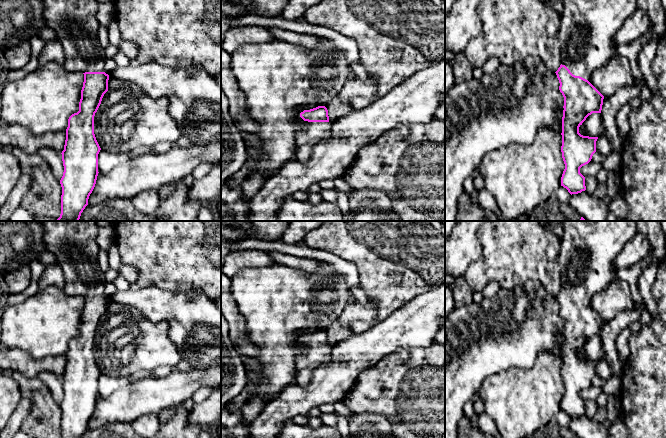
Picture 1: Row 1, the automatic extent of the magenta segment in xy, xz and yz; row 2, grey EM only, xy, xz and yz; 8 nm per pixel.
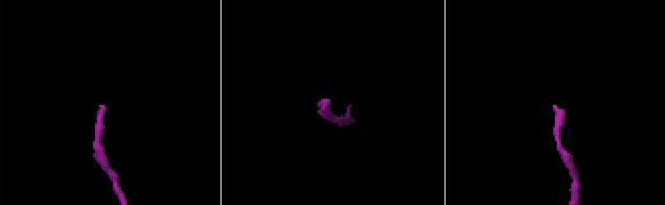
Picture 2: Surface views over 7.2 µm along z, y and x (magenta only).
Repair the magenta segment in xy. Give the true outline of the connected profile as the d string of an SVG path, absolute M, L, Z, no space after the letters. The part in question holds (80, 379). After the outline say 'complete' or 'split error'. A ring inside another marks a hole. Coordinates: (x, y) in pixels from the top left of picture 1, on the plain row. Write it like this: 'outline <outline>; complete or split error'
outline M40 221L44 227L43 241L46 250L56 256L64 278L64 291L84 298L79 335L68 343L66 364L62 375L64 390L60 404L62 411L61 438L81 438L88 429L98 400L98 378L101 374L94 358L94 340L104 318L108 315L109 299L104 296L105 275L97 263L100 250L96 237L99 232L96 221Z; split error

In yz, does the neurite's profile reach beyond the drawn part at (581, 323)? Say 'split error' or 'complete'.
split error

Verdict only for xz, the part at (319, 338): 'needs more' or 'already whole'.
needs more

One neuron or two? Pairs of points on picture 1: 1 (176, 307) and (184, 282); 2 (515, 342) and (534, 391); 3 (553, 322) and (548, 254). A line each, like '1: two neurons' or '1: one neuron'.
1: two neurons
2: two neurons
3: two neurons

